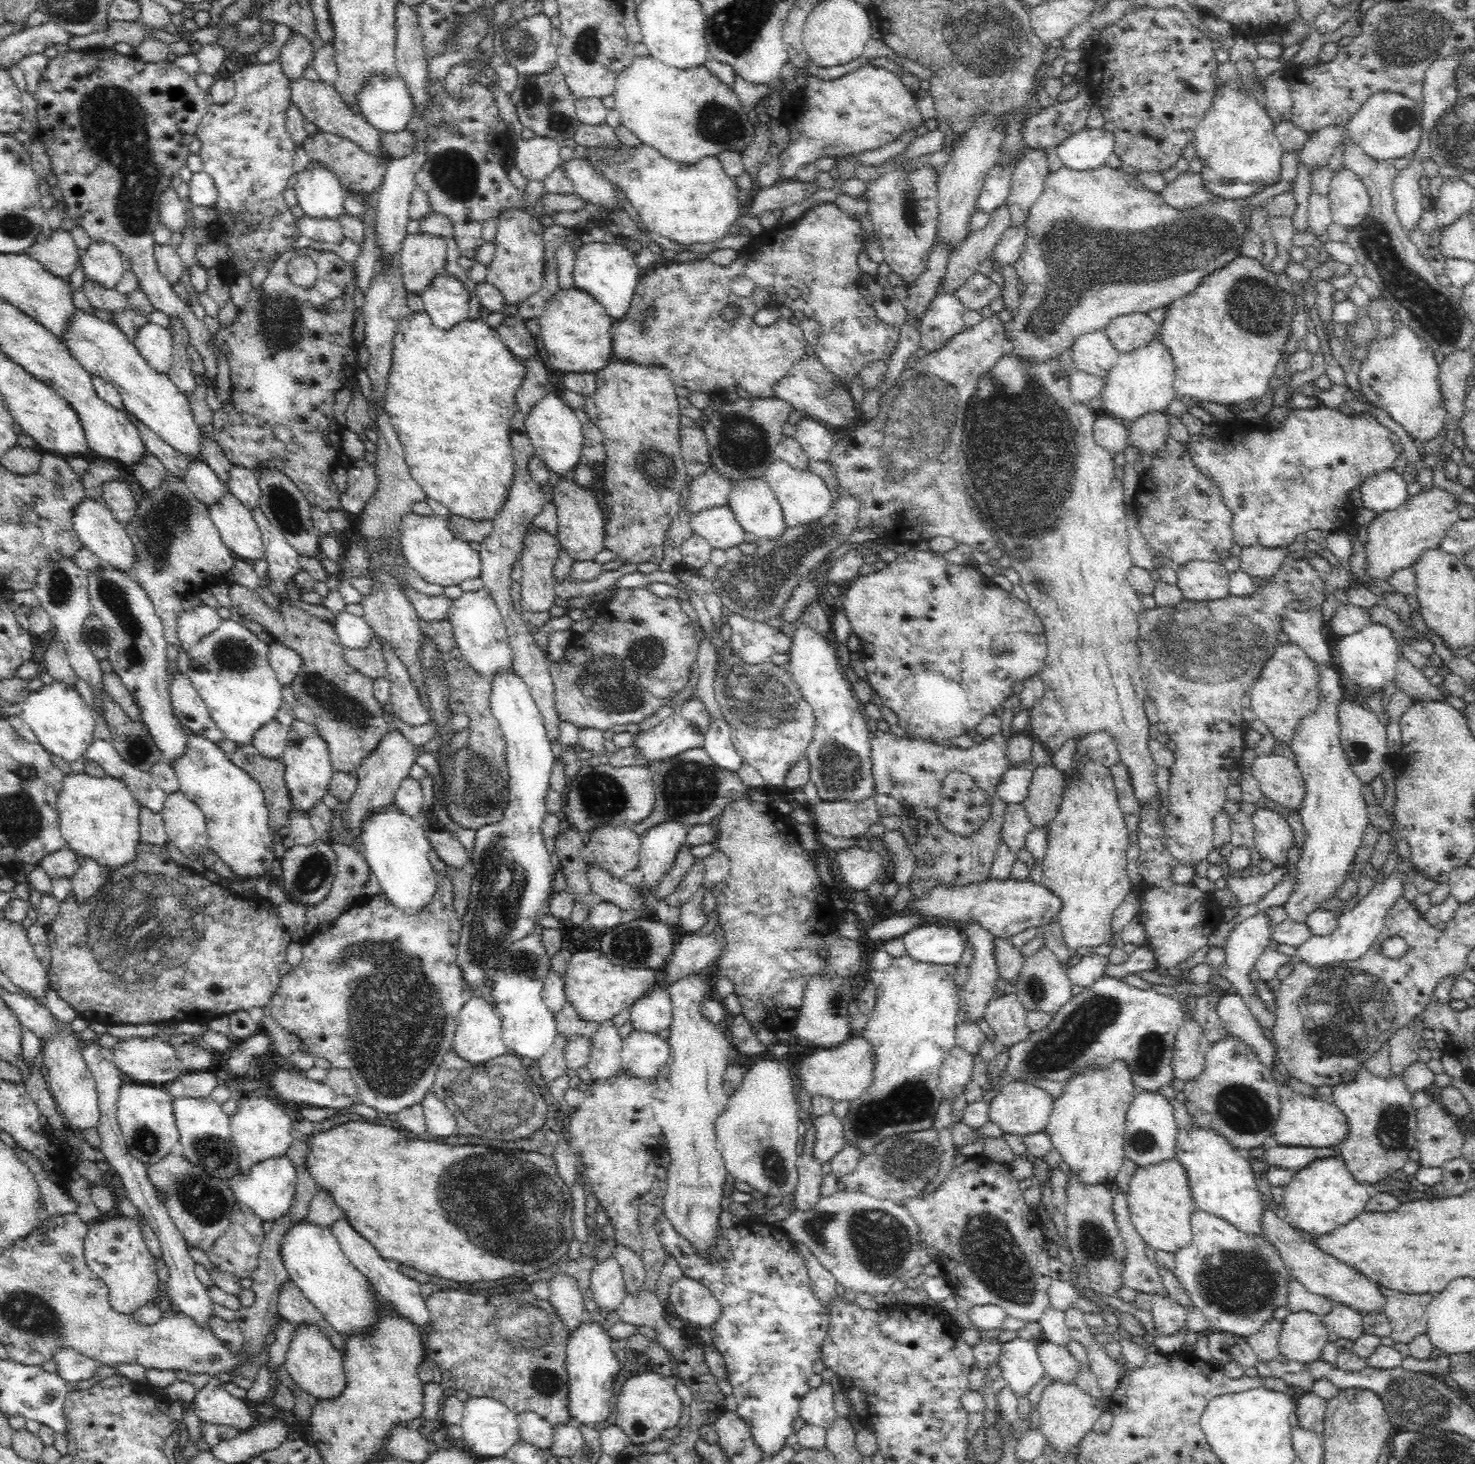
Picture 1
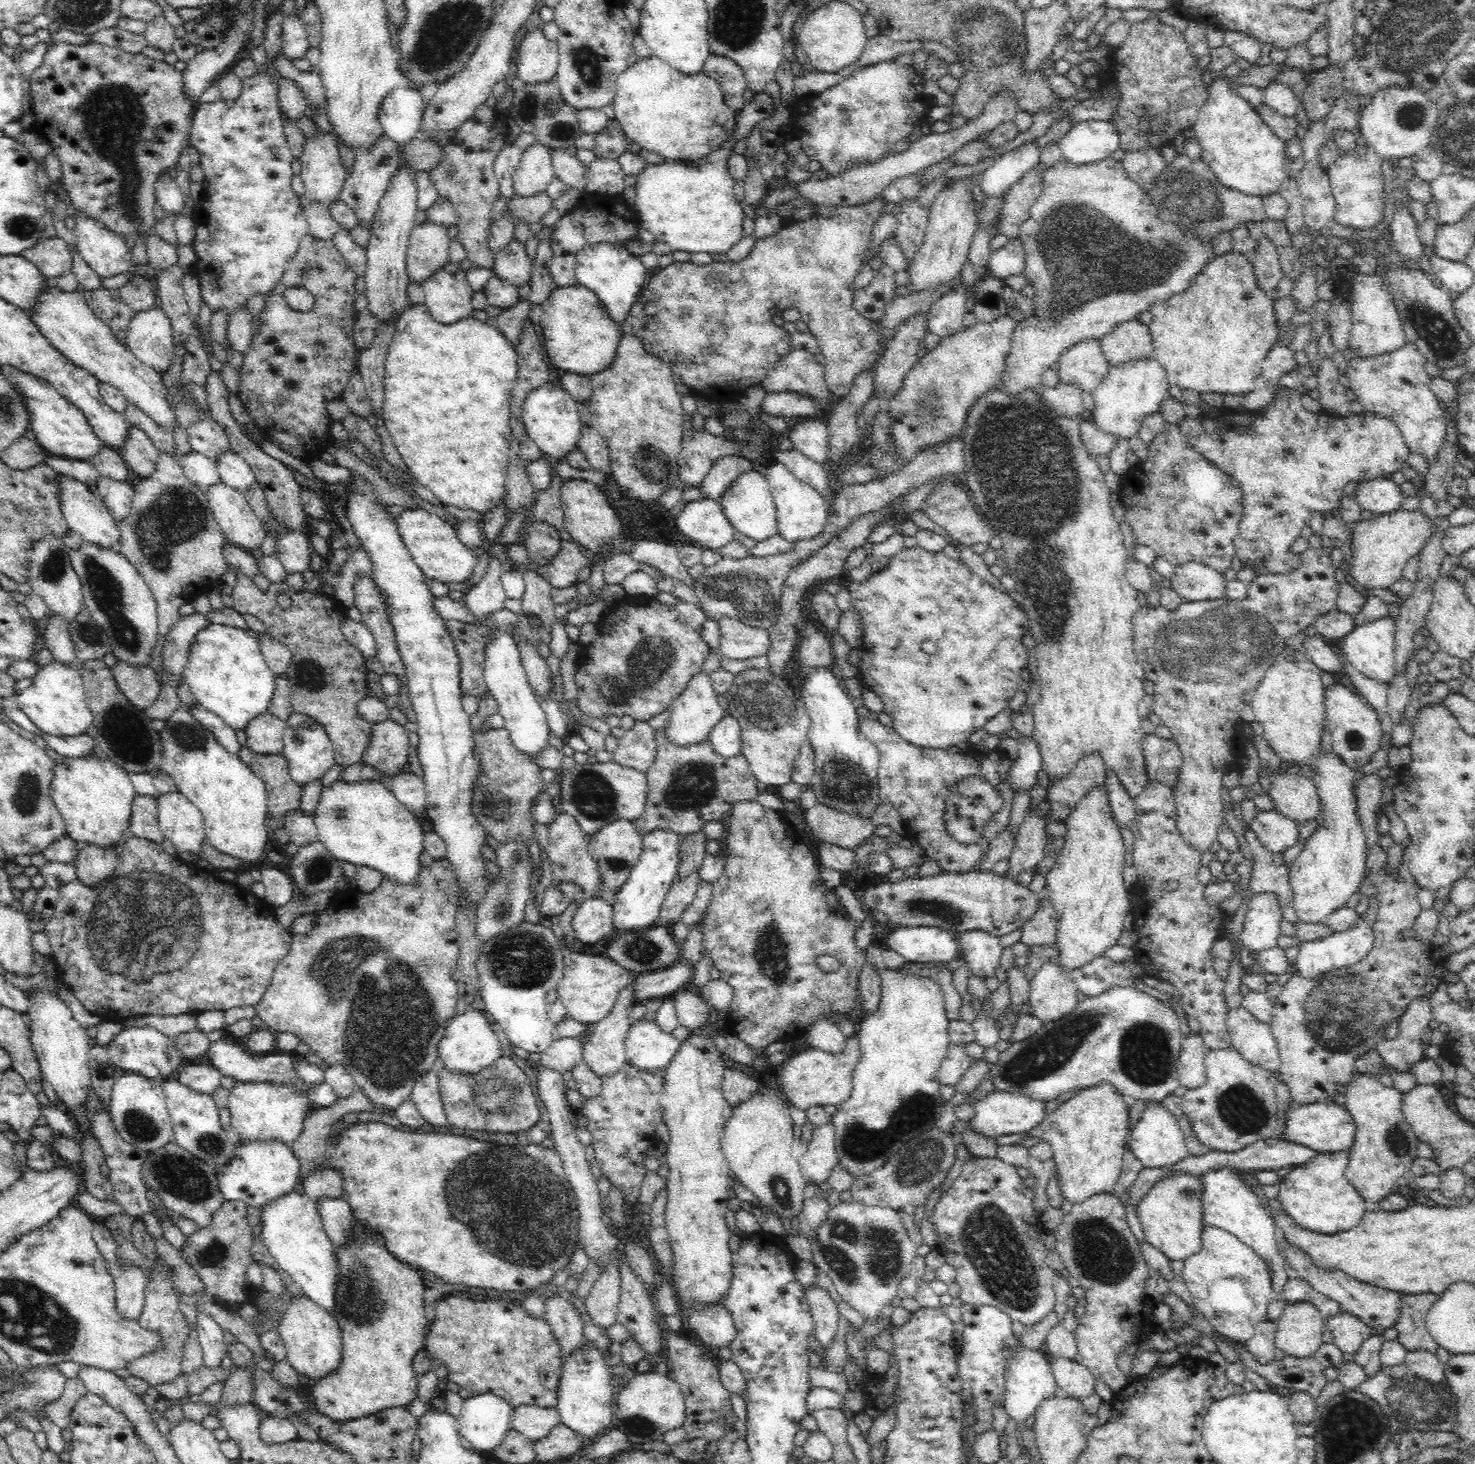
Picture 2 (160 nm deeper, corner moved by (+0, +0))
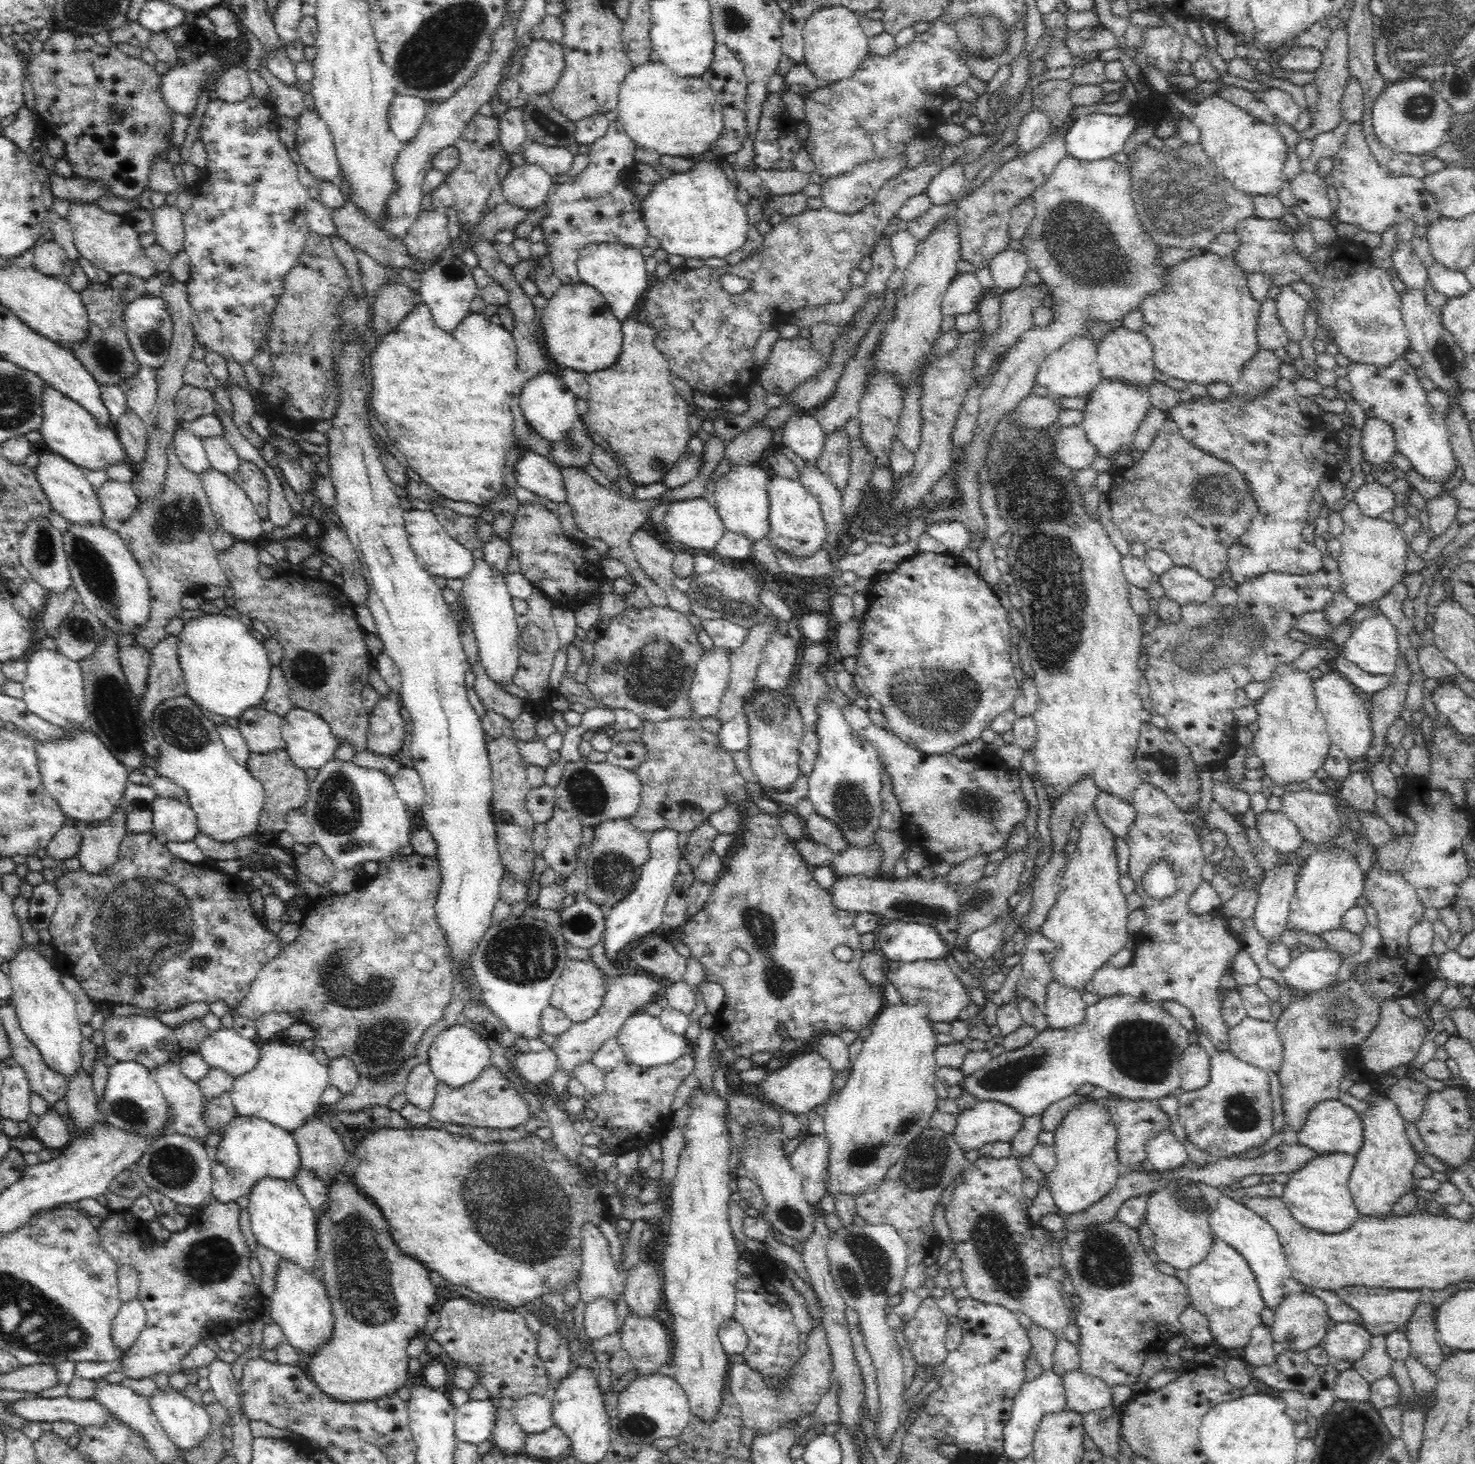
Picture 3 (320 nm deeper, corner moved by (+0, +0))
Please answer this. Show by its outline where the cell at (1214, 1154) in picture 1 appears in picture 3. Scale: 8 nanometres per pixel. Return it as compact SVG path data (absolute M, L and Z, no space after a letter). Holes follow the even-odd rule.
M1221 1189L1216 1208L1213 1208L1208 1220L1213 1236L1224 1239L1248 1261L1248 1265L1256 1275L1265 1306L1274 1310L1287 1296L1303 1290L1303 1285L1292 1276L1291 1268L1288 1267L1276 1229L1263 1216L1248 1208L1248 1205L1240 1203L1237 1196L1233 1197Z

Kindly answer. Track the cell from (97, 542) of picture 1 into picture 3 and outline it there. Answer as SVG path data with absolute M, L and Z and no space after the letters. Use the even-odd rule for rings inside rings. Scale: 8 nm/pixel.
M56 452L39 455L40 465L35 468L36 477L44 489L54 510L76 526L102 526L104 517L95 488L88 483L77 465L66 461Z

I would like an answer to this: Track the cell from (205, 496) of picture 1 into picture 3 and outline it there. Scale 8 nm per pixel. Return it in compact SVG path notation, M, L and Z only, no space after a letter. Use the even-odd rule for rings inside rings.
M188 429L176 432L173 442L180 463L192 472L192 475L200 477L213 468L203 448L203 442Z

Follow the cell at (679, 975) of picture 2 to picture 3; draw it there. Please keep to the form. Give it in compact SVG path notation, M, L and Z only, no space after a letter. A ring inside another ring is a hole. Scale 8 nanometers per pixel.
M626 974L622 978L604 977L606 977L606 994L597 1016L590 1018L587 1022L573 1023L572 1027L564 1034L558 1035L558 1040L550 1046L556 1049L556 1055L560 1059L558 1070L562 1072L572 1075L573 1068L579 1062L590 1061L602 1042L609 1036L617 1035L628 1018L641 1012L646 1004L656 1000L659 993L664 992L666 986L672 983L654 975L646 976L646 974Z

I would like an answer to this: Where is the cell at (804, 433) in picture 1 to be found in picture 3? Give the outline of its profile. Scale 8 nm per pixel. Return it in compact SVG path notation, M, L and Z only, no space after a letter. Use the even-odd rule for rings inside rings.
M796 414L788 419L782 429L782 446L790 448L808 463L818 461L827 434L814 417Z

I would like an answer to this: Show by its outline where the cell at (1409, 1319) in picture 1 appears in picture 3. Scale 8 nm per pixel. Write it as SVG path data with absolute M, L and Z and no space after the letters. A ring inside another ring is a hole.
M1417 1301L1410 1320L1406 1322L1408 1330L1405 1333L1410 1345L1409 1357L1422 1361L1430 1370L1437 1371L1446 1358L1440 1350L1441 1341L1435 1325L1434 1304Z

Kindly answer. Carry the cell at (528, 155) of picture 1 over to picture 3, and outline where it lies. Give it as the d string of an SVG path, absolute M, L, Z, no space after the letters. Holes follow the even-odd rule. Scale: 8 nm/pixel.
M528 163L511 168L502 184L502 194L508 202L534 210L546 203L554 185L551 174L538 163Z

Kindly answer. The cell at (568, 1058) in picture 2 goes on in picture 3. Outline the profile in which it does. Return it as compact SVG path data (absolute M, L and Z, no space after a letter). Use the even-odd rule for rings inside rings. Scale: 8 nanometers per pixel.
M546 1047L538 1052L517 1053L514 1056L512 1074L520 1075L524 1081L538 1087L544 1081L550 1080L554 1072L558 1071L560 1059L556 1055L556 1049Z

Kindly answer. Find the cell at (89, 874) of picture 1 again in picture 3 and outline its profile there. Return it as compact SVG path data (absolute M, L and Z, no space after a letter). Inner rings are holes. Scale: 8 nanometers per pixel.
M118 808L111 819L100 826L82 826L81 845L77 854L81 869L90 875L100 875L118 860L122 840L127 835L125 812Z

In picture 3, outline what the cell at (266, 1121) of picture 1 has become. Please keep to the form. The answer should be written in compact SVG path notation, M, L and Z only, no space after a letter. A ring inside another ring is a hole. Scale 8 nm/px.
M271 1041L266 1044L260 1044L259 1048L260 1048L259 1063L256 1065L256 1068L255 1069L252 1068L252 1070L248 1072L248 1074L240 1076L240 1078L236 1078L235 1081L233 1082L232 1088L229 1090L231 1101L233 1107L235 1108L235 1113L237 1114L237 1117L239 1117L240 1119L265 1120L266 1122L272 1124L272 1126L275 1126L276 1128L281 1128L282 1130L293 1134L294 1132L302 1128L304 1124L307 1123L307 1119L309 1117L317 1115L319 1114L319 1112L323 1111L321 1096L323 1095L324 1090L326 1090L326 1087L329 1085L329 1074L327 1066L318 1063L317 1059L310 1052L308 1052L308 1050L301 1043L288 1045L285 1043L280 1043L278 1041L275 1042Z

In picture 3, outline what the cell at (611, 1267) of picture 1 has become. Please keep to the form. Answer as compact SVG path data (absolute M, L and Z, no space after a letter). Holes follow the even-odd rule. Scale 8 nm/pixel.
M608 1295L597 1296L586 1304L583 1324L588 1337L596 1340L618 1330L616 1304Z

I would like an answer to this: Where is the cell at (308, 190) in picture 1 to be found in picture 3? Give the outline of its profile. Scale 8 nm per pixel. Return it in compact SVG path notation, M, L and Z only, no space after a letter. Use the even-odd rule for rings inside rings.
M306 108L298 117L296 146L301 162L318 182L338 182L340 161L334 139L315 109Z

